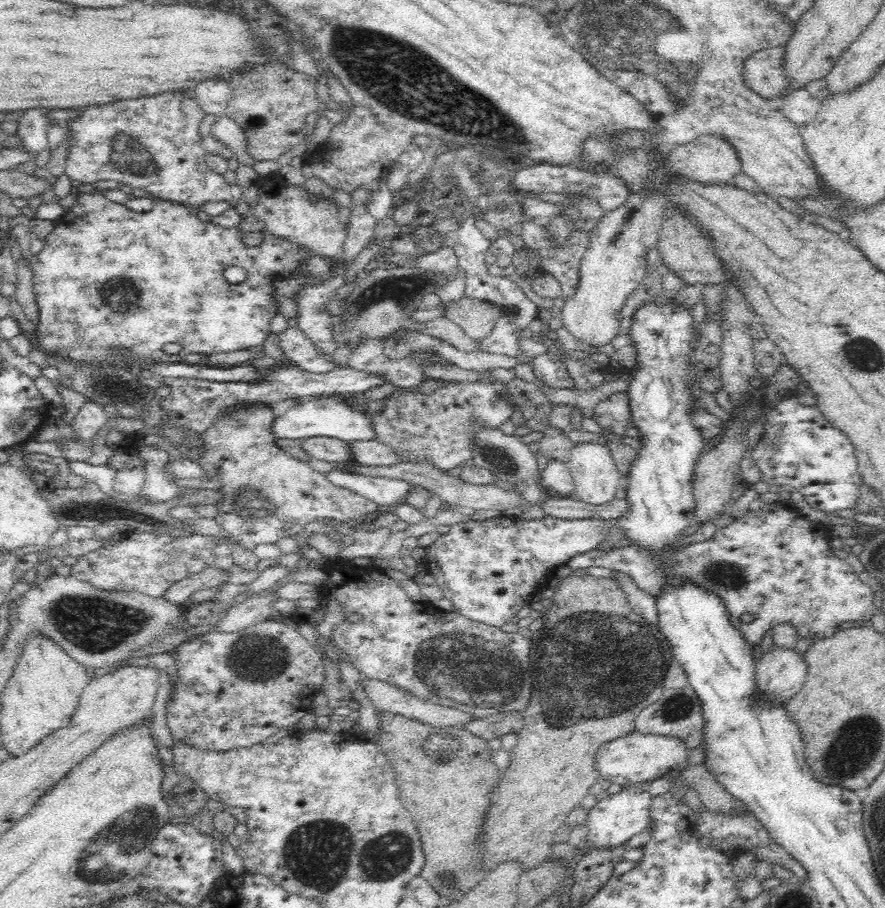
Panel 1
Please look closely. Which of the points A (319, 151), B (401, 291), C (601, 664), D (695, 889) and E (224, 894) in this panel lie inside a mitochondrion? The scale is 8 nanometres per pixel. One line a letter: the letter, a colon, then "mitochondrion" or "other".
A: other
B: mitochondrion
C: mitochondrion
D: other
E: other

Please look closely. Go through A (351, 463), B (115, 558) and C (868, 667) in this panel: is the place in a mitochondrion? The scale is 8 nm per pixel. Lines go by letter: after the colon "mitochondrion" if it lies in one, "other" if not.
A: other
B: other
C: other

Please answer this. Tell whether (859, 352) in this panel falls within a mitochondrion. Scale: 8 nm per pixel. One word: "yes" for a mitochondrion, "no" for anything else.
yes

